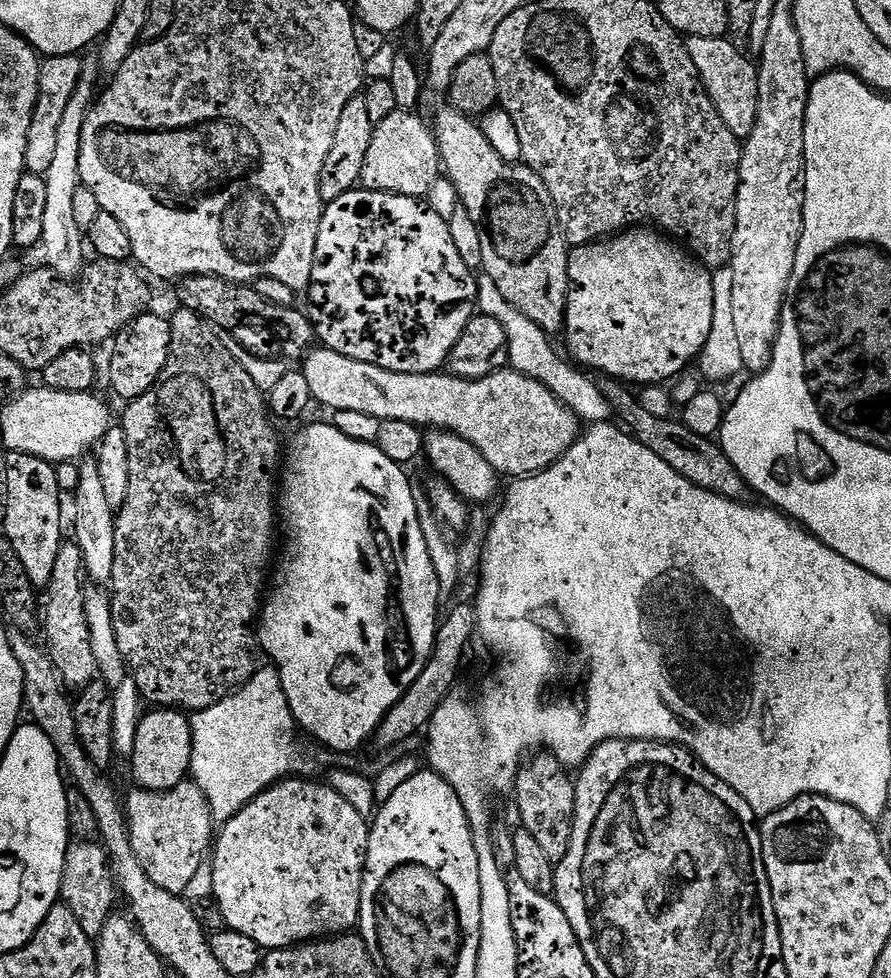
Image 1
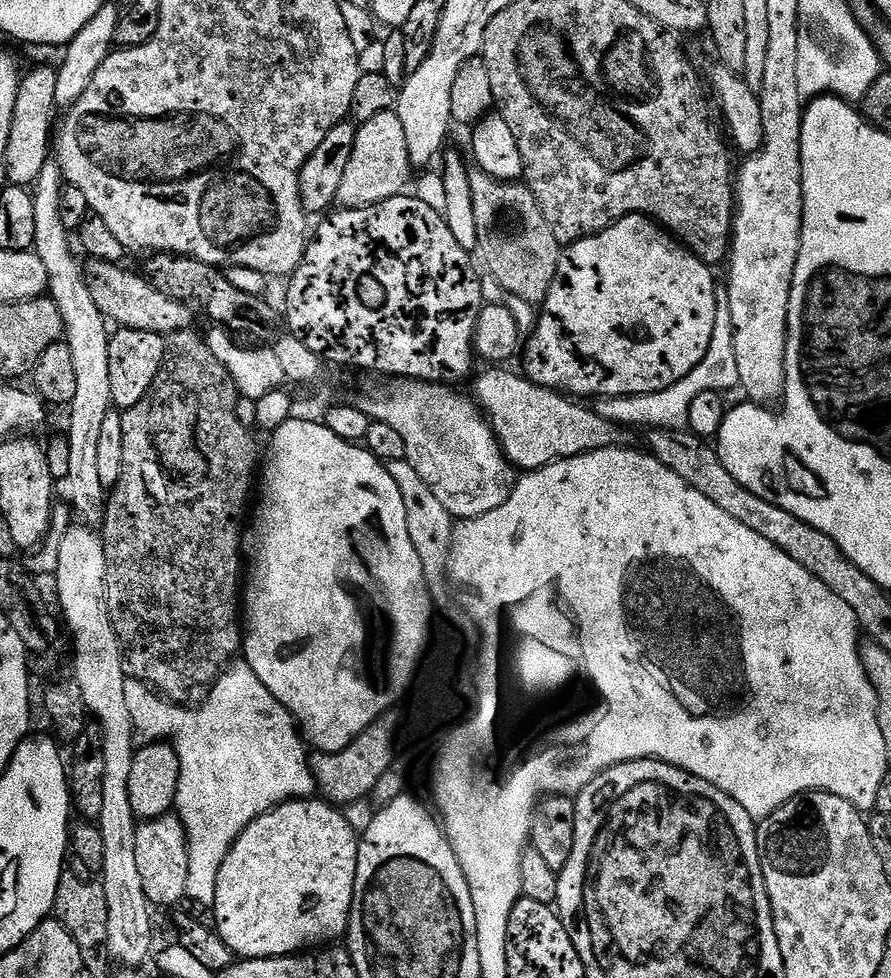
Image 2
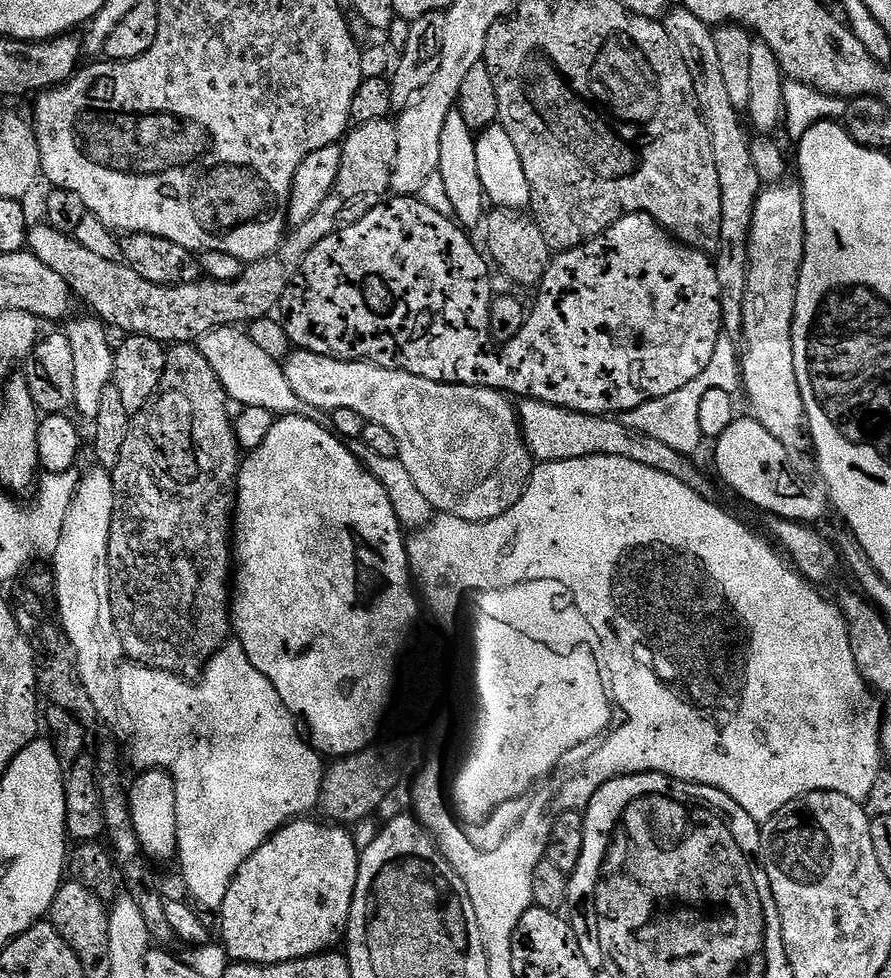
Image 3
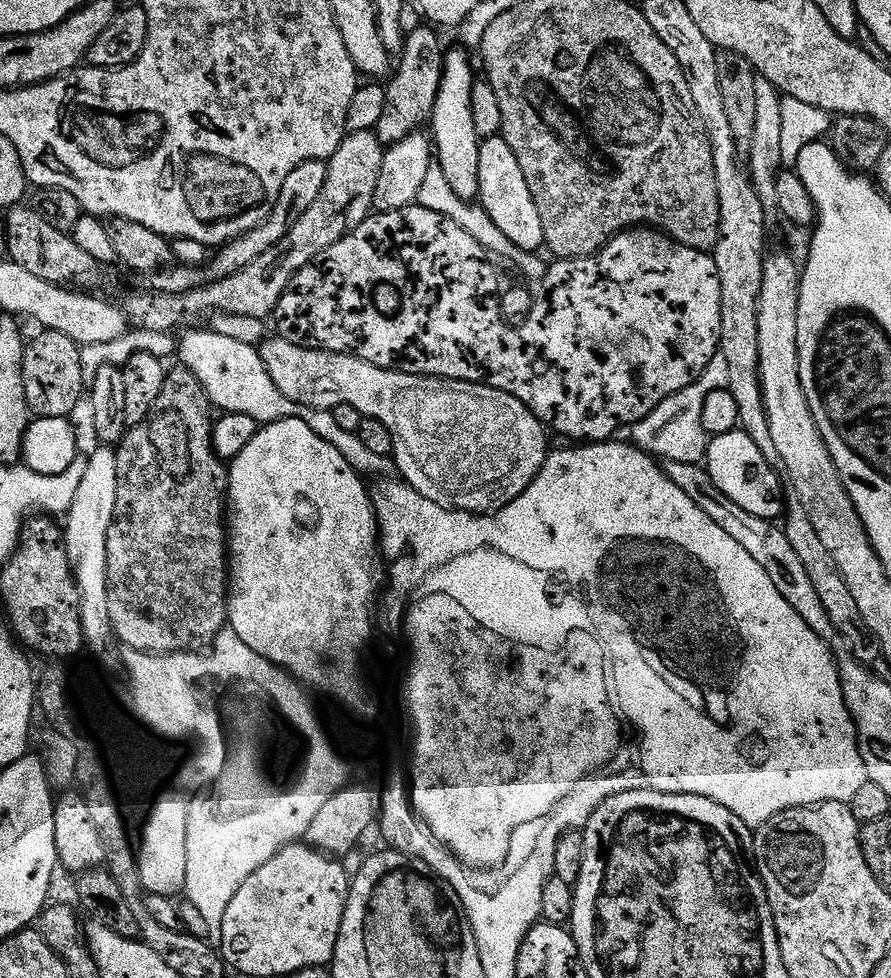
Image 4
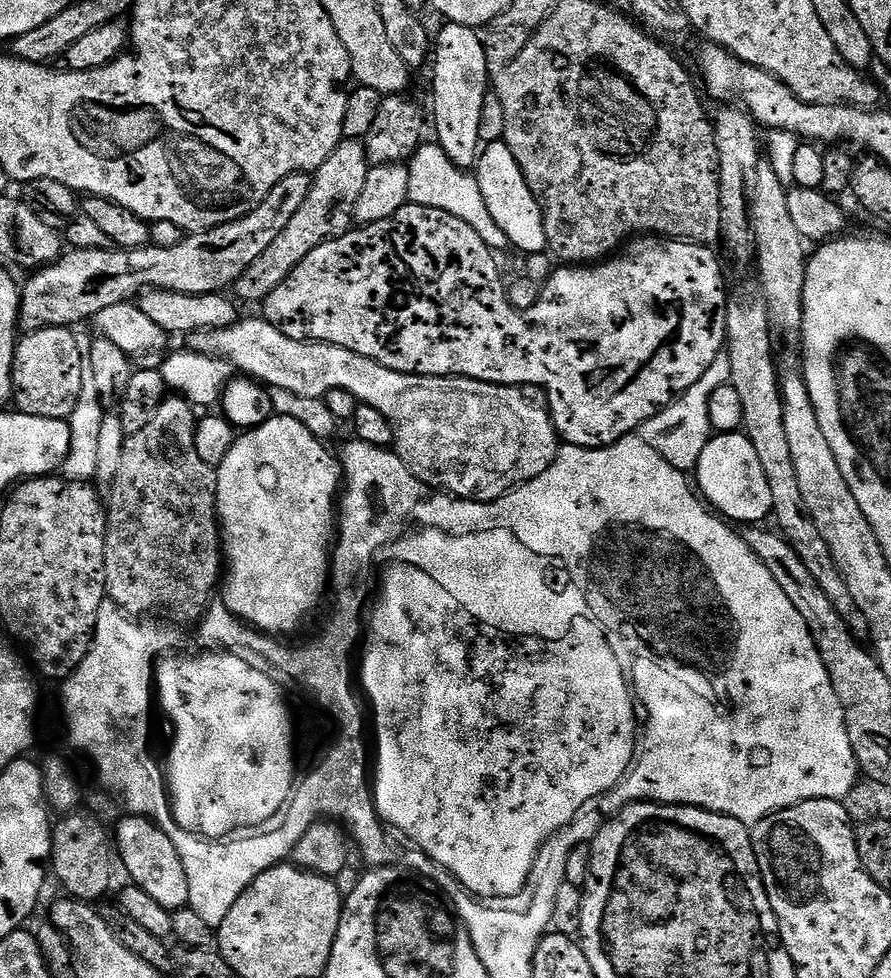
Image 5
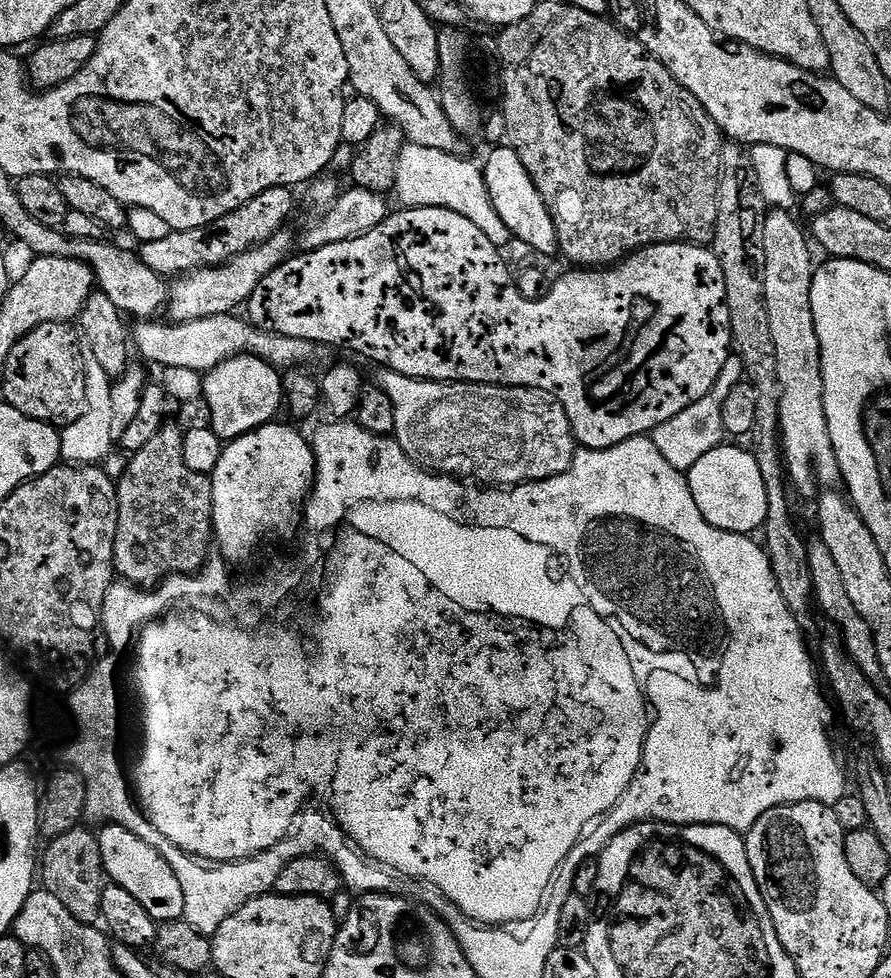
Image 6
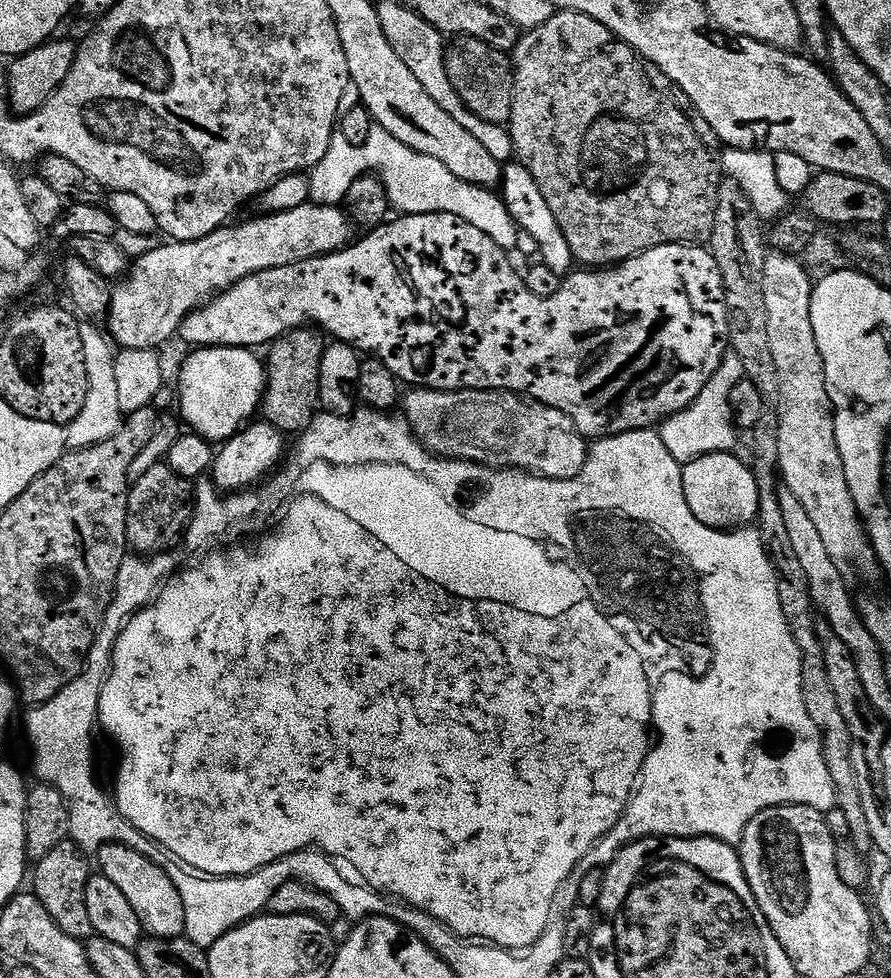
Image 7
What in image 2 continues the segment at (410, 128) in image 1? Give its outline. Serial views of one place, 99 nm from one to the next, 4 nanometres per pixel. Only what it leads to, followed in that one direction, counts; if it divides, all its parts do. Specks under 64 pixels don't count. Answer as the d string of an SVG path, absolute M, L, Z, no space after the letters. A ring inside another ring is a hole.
M395 110L378 114L370 122L360 124L356 129L354 150L346 174L342 174L342 186L336 195L336 204L341 209L369 208L378 202L401 195L404 188L413 183L414 169L410 160L410 150L406 144L406 129L402 118Z

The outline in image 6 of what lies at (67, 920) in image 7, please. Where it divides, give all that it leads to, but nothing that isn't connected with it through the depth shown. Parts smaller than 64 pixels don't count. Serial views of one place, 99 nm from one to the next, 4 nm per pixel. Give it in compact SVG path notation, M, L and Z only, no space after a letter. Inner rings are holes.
M77 826L74 830L66 830L66 834L51 837L47 841L48 849L45 852L43 849L42 852L42 880L44 876L43 887L50 894L54 894L54 898L58 898L58 902L62 902L62 906L66 906L66 910L70 910L74 918L78 918L78 922L96 926L102 920L100 903L106 877L99 835L84 827Z

